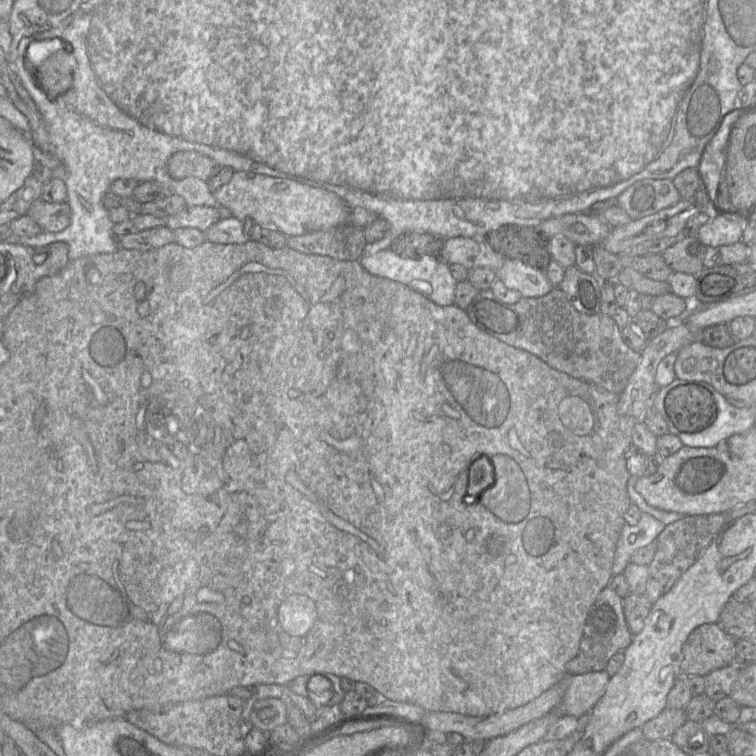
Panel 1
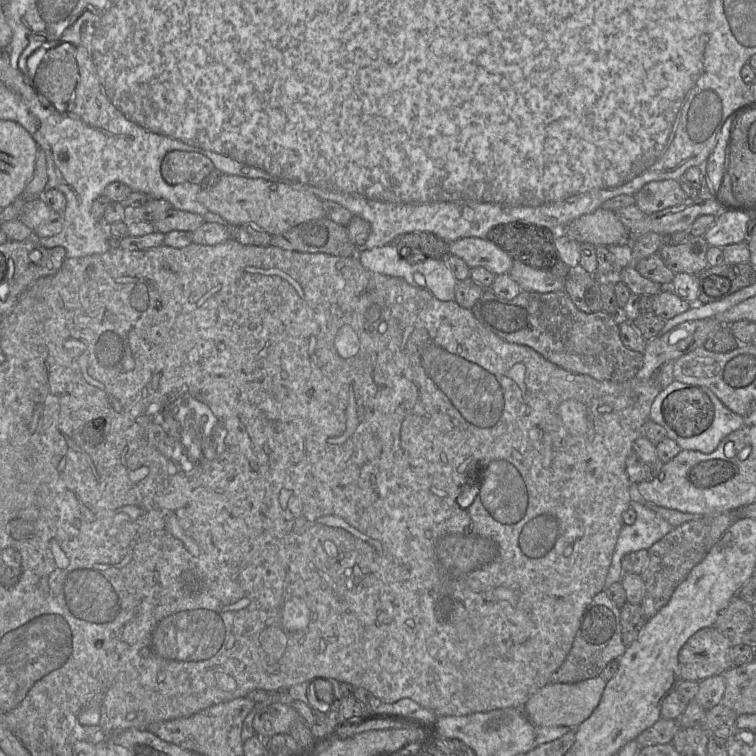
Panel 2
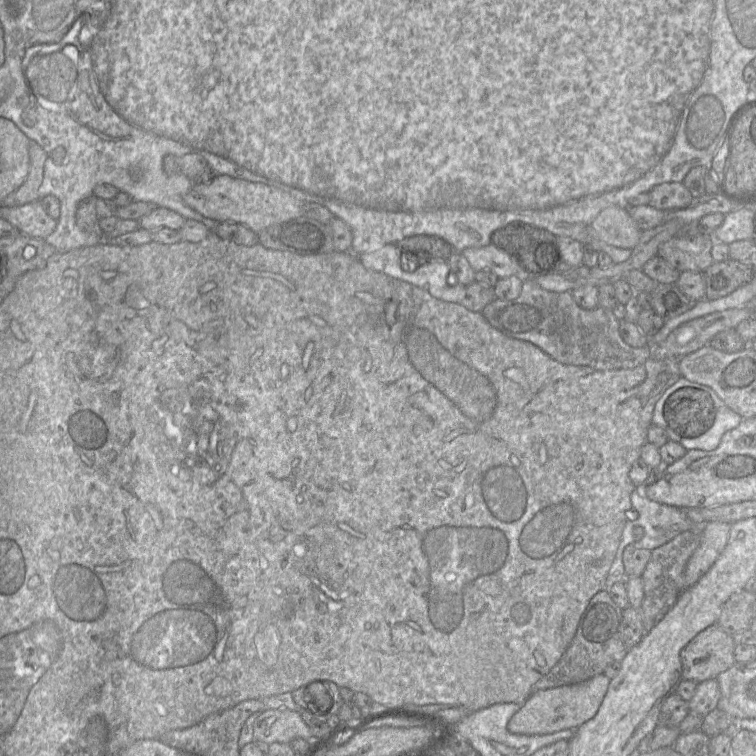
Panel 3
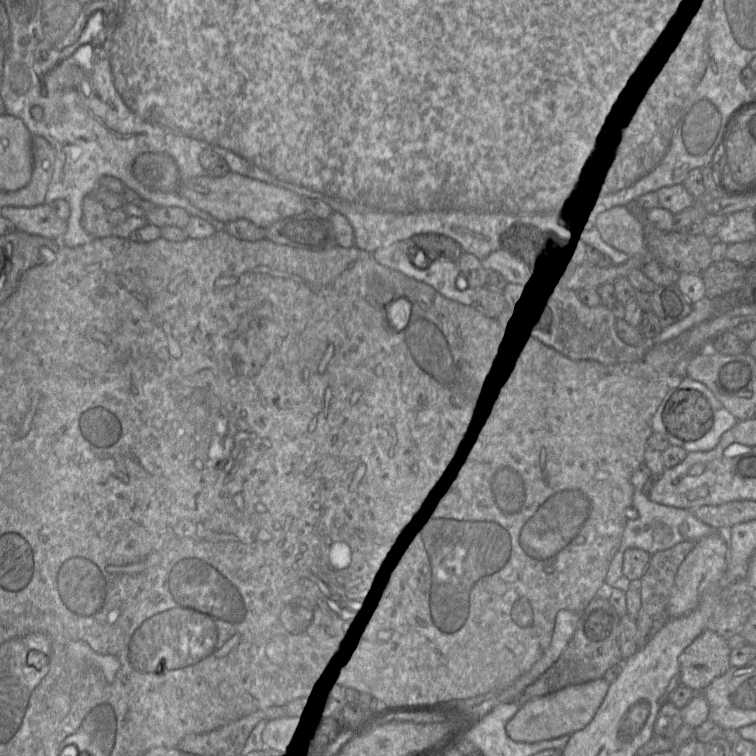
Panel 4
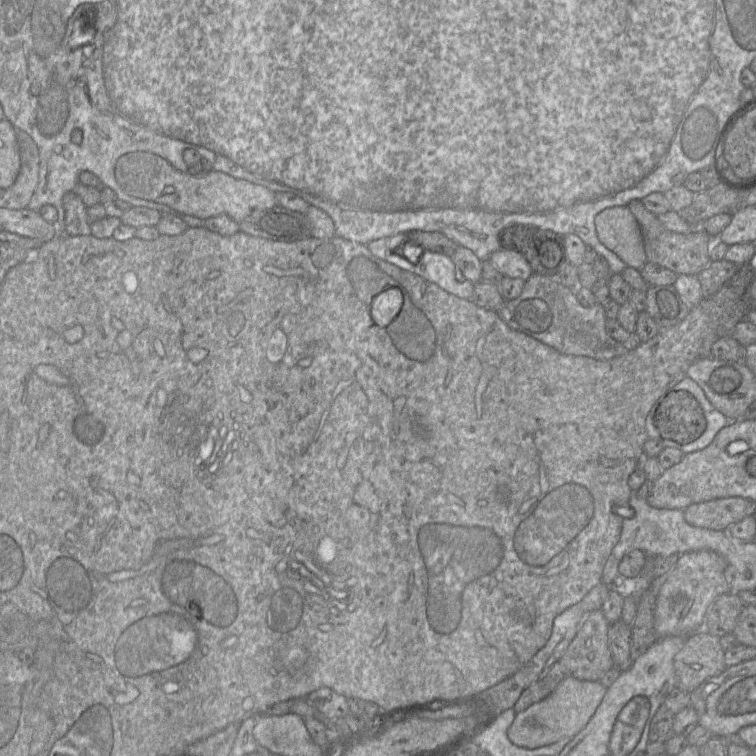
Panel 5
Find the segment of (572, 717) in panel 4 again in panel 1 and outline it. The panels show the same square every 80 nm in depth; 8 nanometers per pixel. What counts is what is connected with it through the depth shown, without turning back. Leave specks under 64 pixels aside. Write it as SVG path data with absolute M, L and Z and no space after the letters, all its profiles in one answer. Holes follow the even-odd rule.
M588 672L564 677L564 693L557 713L577 719L586 715L603 696L610 677L607 672Z

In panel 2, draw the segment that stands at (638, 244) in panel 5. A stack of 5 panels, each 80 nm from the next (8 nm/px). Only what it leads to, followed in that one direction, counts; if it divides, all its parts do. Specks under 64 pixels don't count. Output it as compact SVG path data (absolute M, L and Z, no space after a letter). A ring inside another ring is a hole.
M599 208L567 224L560 233L577 243L594 246L624 245L629 243L629 231L614 211Z

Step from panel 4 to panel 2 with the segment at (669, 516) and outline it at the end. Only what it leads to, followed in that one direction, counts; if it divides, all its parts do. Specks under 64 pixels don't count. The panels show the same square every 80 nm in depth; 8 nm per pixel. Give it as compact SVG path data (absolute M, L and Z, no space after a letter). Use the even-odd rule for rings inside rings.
M631 500L630 507L635 510L637 518L632 525L624 524L619 533L611 565L605 580L606 589L613 583L621 581L624 575L622 569L624 555L642 549L648 550L674 528L653 510L638 502Z

